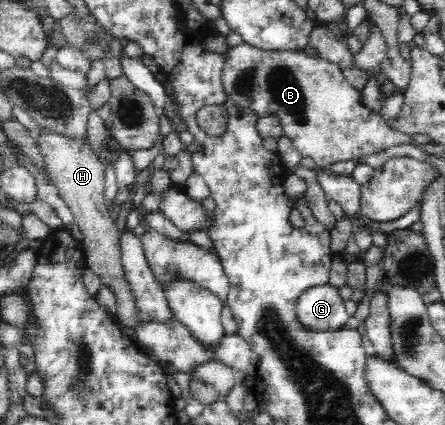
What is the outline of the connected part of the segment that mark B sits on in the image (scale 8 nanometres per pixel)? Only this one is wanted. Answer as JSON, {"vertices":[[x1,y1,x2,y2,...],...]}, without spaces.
{"vertices":[[246,42,228,51,224,57,222,83,227,100,237,107,249,108,260,118,276,116,284,135,292,139,302,156,313,159,318,169,348,160,365,163,360,161,364,157,411,141,410,135,400,135,400,131,392,129,380,111,372,111,364,105,362,92,346,81,341,66,334,65,334,62,308,56,302,50,260,51]]}

